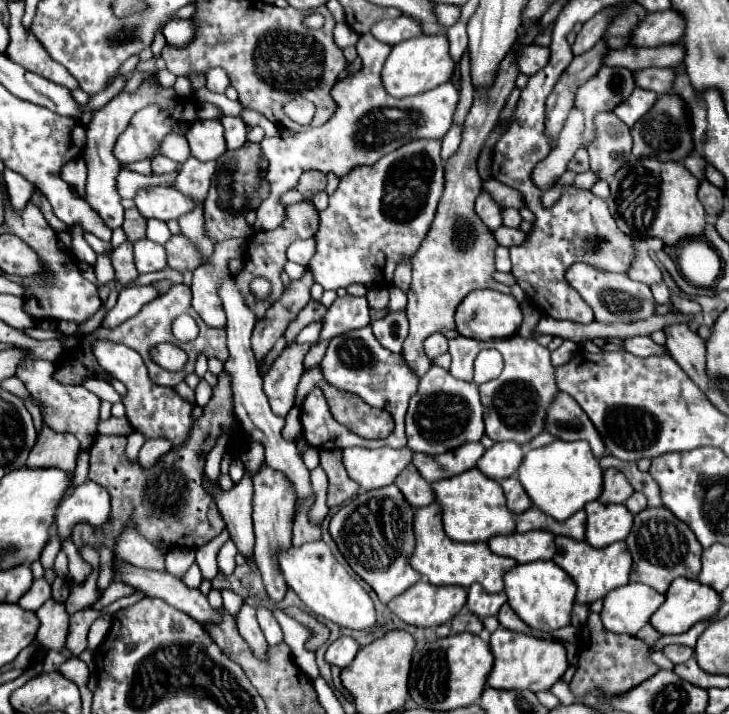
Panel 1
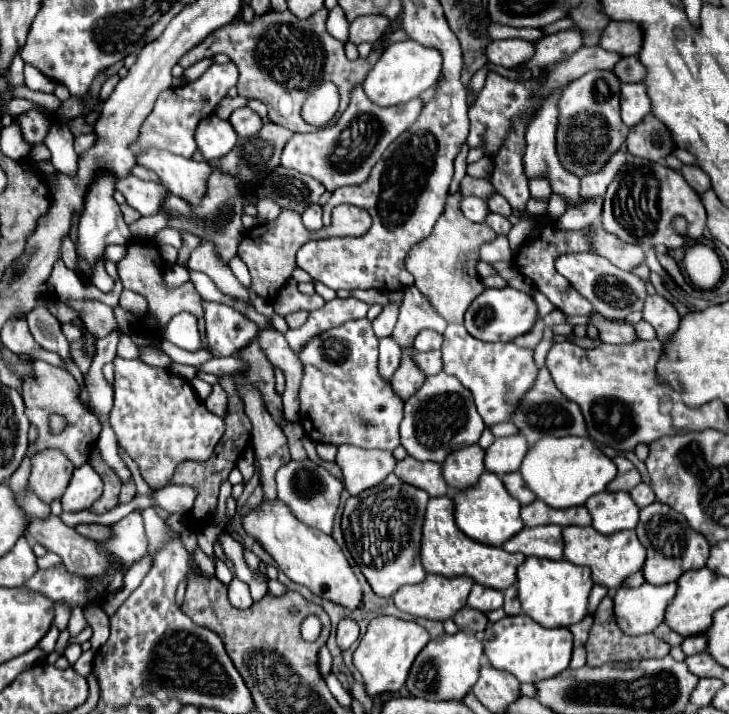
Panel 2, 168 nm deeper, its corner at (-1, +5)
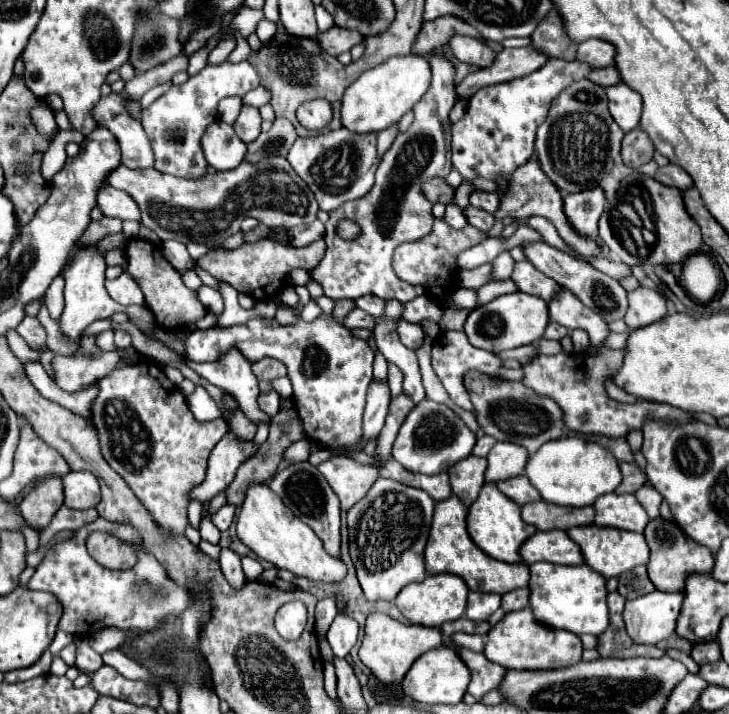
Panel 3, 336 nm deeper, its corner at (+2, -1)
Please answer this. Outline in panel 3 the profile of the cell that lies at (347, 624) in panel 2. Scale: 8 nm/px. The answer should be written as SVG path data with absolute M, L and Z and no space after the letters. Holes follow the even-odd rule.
M339 613L335 617L335 621L331 623L331 629L327 633L327 641L333 649L333 653L337 657L347 657L351 647L357 643L357 633L359 633L359 625L353 617L347 617L343 613Z

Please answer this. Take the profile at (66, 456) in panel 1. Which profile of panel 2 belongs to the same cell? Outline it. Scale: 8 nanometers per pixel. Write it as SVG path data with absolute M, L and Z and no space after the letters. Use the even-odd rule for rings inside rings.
M44 451L32 459L32 473L28 489L34 491L44 503L60 499L70 483L74 465L60 451Z

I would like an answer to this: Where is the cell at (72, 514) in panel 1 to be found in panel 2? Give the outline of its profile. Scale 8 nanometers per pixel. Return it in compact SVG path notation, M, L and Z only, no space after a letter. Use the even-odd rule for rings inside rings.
M84 463L82 467L74 469L72 481L62 495L62 509L64 511L82 511L90 509L94 501L102 495L102 479L98 479L98 473Z

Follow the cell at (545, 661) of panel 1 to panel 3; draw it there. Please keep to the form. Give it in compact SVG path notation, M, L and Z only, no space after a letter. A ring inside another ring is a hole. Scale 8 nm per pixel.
M529 607L507 613L485 635L483 655L505 669L563 669L581 661L581 641L575 633L557 631L535 621Z

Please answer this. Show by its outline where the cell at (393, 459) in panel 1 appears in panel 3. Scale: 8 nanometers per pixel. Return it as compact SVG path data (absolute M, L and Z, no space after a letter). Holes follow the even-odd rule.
M335 455L317 465L317 469L325 475L327 483L339 497L343 511L351 509L359 499L363 499L379 477L379 469L375 465L361 465L345 455Z

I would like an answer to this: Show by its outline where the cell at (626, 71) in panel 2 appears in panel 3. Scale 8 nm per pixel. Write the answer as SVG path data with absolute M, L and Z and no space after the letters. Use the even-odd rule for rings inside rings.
M613 65L611 67L603 67L603 69L593 69L587 79L597 83L597 85L603 85L603 87L611 87L611 85L619 85L621 83L619 71Z

